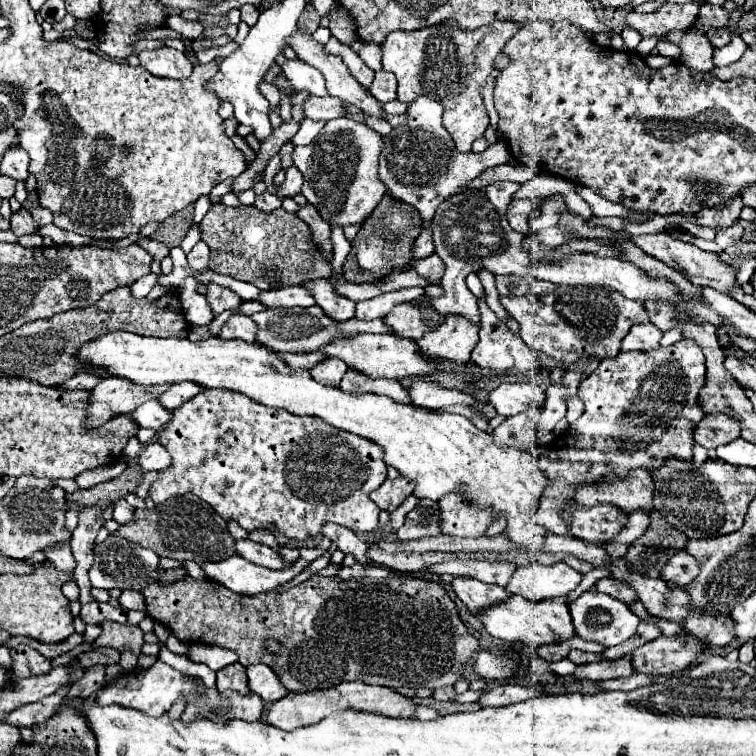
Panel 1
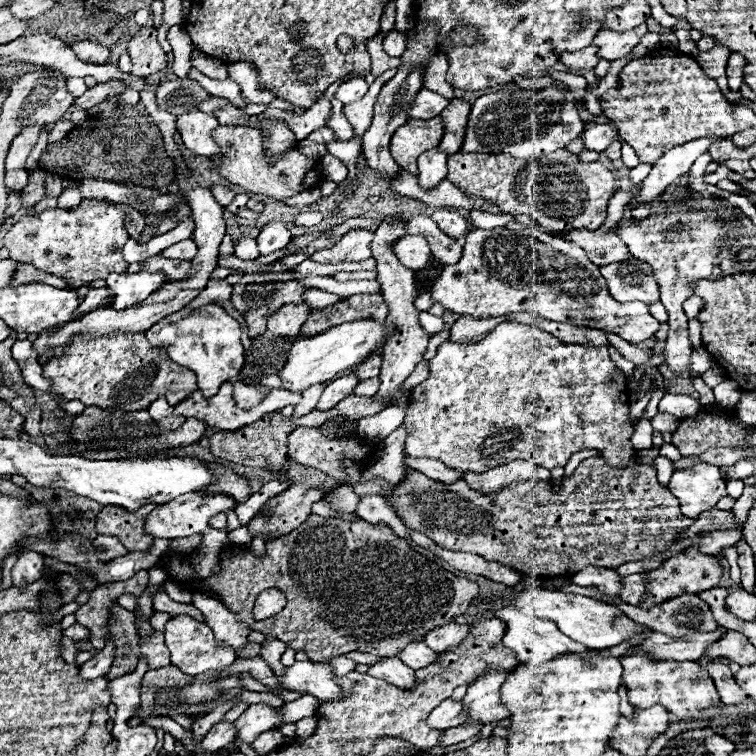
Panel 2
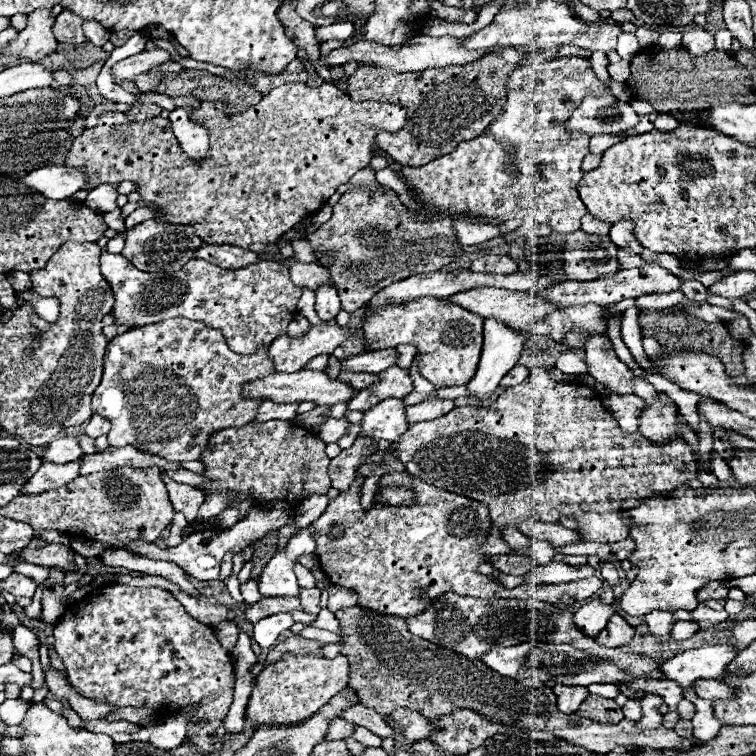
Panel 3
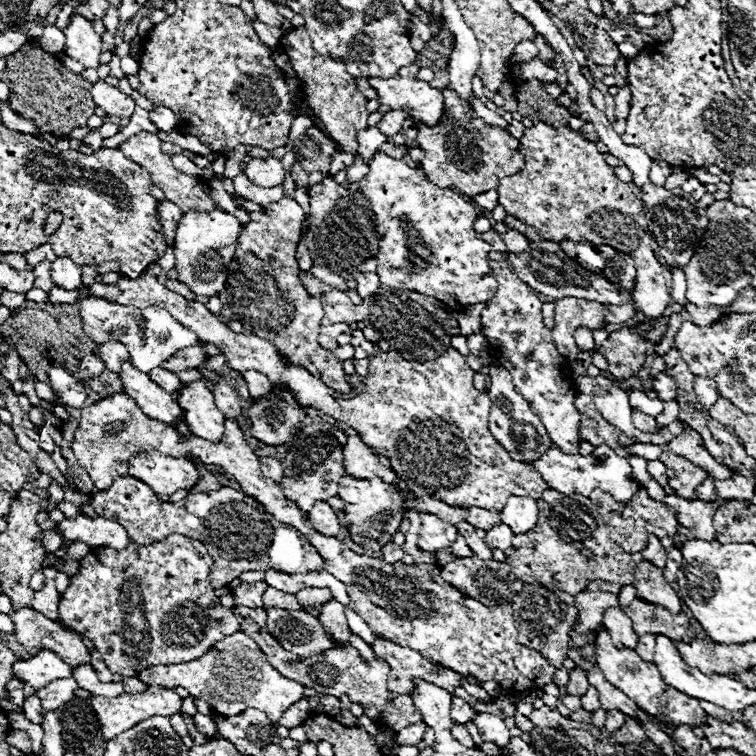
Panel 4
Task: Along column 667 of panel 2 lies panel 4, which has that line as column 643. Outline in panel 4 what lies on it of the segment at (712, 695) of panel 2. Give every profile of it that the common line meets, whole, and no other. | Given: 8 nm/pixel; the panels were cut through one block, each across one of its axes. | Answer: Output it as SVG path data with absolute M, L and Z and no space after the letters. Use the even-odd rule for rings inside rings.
M598 630L596 642L594 642L594 654L596 654L596 664L600 666L602 674L606 676L606 680L610 680L610 684L614 684L618 690L622 690L628 698L632 698L642 710L646 710L648 714L652 714L656 720L660 720L662 724L674 722L674 724L704 724L706 722L706 712L700 708L696 698L686 696L684 692L678 692L676 688L668 686L662 678L660 672L654 664L644 662L634 650L624 648L618 650L612 640L608 630Z

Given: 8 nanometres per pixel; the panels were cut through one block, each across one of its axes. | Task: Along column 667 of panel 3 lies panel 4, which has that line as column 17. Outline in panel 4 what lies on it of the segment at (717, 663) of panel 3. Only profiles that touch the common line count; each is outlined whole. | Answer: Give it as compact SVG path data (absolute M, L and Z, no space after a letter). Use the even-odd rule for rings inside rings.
M40 650L30 660L18 660L14 664L14 676L18 680L26 680L32 684L34 690L44 688L50 680L60 680L72 676L72 668L56 656L52 650Z

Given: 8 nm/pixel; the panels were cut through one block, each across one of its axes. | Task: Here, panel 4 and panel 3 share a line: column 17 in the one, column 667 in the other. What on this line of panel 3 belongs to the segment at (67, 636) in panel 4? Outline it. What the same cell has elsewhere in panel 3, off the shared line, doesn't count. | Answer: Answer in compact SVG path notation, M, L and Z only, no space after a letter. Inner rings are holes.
M654 610L650 614L646 614L646 624L650 628L650 634L656 636L656 638L664 638L668 640L670 638L670 628L674 624L674 616L672 612L668 610Z

